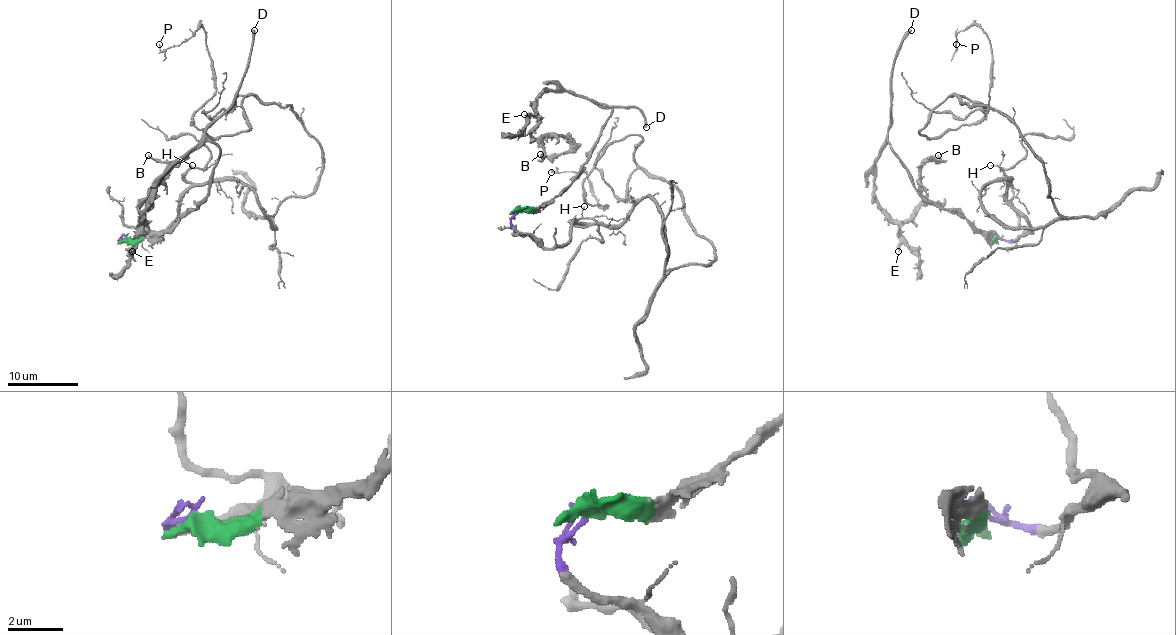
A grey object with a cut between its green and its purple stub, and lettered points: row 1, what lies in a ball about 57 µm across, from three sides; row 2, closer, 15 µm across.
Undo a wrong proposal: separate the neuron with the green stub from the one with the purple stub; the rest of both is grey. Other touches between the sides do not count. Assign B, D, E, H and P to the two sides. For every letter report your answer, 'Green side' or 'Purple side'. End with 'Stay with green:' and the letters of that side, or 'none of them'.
B: Green side
D: Green side
E: Green side
H: Purple side
P: Purple side
Stay with green: B, D, E

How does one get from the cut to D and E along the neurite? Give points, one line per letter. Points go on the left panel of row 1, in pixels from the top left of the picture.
D: (126, 238), (158, 238), (192, 211), (208, 191), (220, 151), (206, 129), (231, 105), (254, 30)
E: (126, 238), (158, 238), (201, 202), (220, 151), (213, 144), (201, 142), (172, 165), (157, 186), (132, 252)

